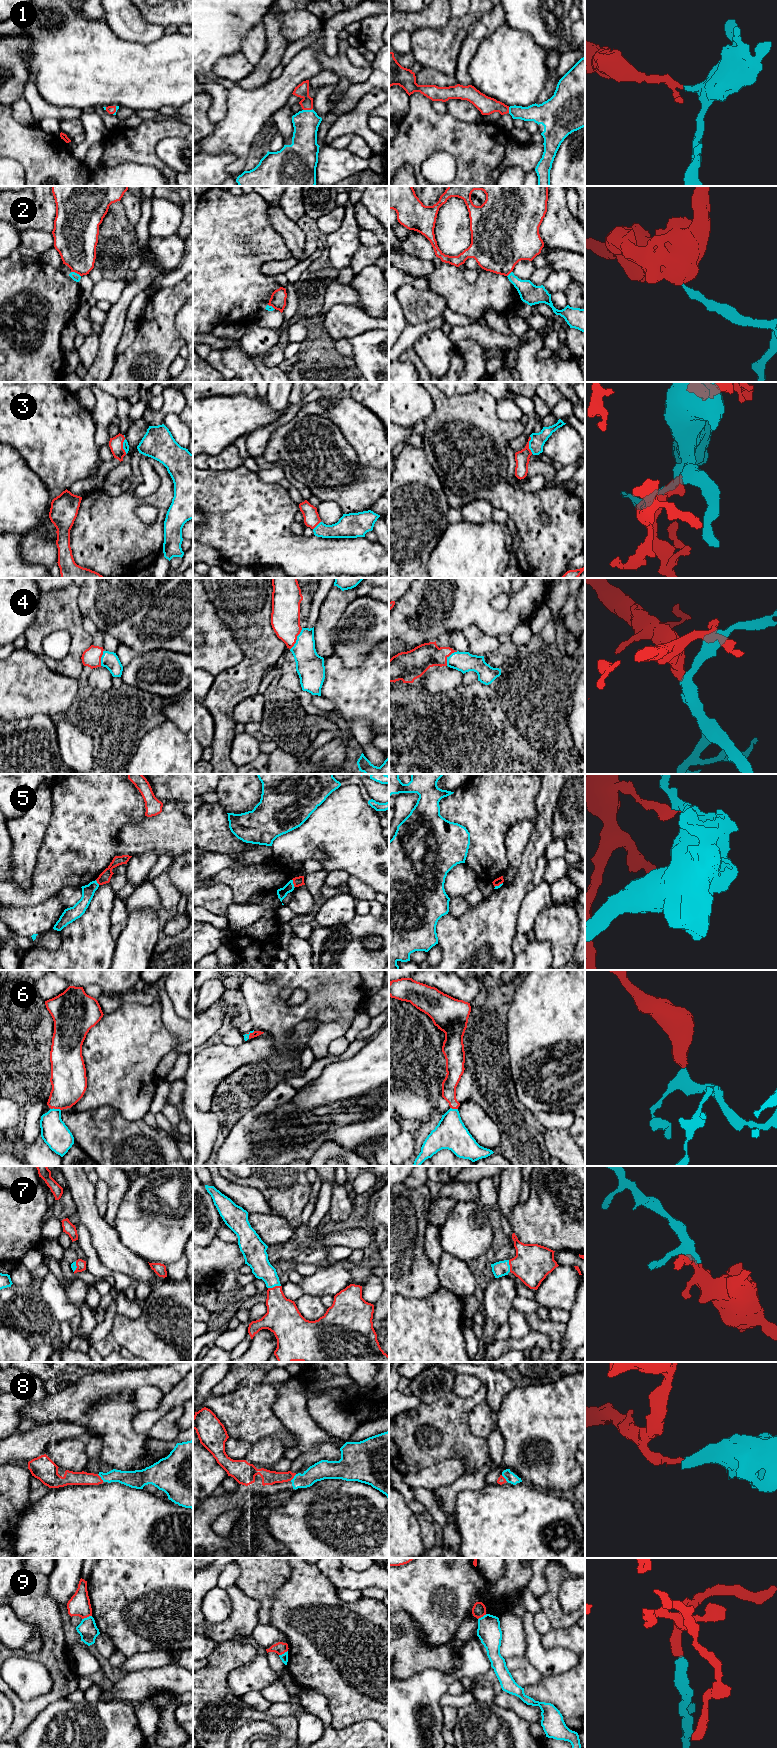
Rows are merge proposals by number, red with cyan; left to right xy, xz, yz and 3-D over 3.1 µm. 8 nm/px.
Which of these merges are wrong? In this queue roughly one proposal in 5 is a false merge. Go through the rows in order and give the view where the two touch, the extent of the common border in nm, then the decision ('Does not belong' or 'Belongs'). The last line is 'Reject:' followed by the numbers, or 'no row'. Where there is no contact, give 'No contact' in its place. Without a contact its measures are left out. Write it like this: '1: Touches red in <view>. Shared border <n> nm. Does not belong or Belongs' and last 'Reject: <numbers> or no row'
1: Touches red in xz. Shared border 80 nm. Belongs
2: Touches red in xy. Shared border 90 nm. Does not belong
3: Touches red in yz. Shared border 140 nm. Belongs
4: Touches red in xz. Shared border 200 nm. Belongs
5: Touches red in xz. Shared border 70 nm. Does not belong
6: Touches red in xy. Shared border 80 nm. Belongs
7: Touches red in xz. Shared border 110 nm. Belongs
8: Touches red in xy. Shared border 80 nm. Belongs
9: Touches red in xy. Shared border 90 nm. Does not belong
Reject: 2, 5, 9

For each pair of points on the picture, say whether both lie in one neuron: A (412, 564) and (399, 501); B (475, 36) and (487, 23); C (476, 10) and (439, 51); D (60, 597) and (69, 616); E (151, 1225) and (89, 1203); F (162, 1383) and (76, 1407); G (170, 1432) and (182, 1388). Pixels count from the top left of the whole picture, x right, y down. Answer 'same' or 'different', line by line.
A: same
B: same
C: same
D: same
E: different
F: same
G: different

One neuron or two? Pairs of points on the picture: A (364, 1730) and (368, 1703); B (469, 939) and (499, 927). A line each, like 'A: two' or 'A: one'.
A: two
B: one

